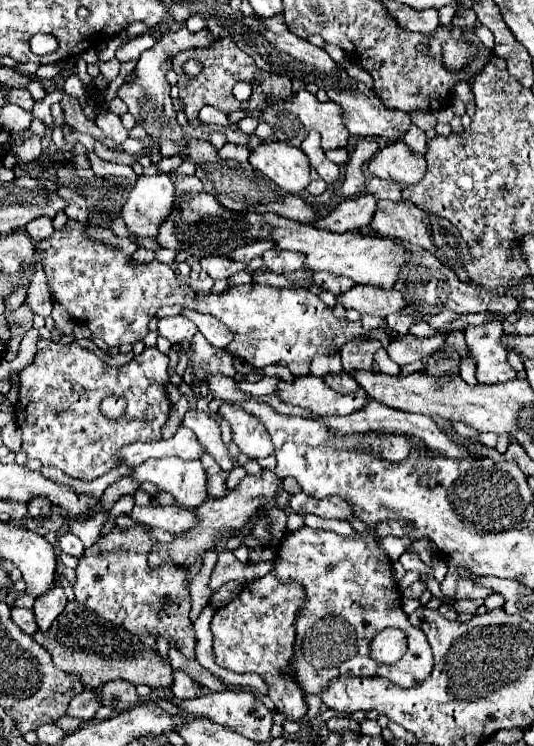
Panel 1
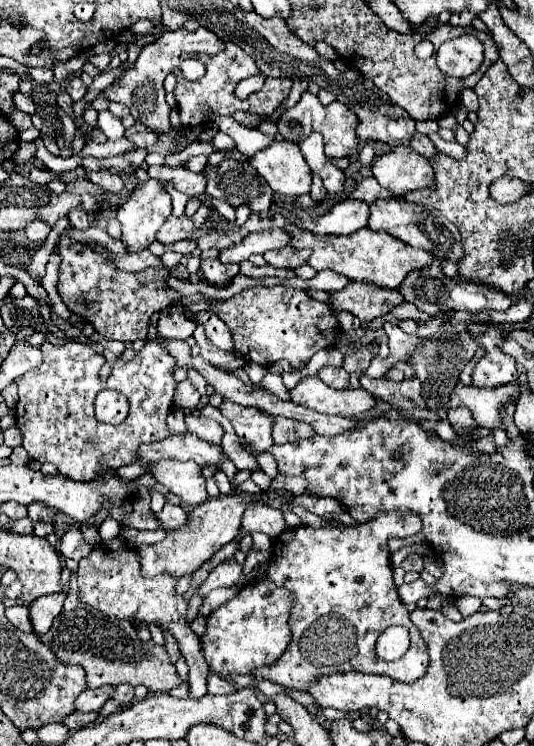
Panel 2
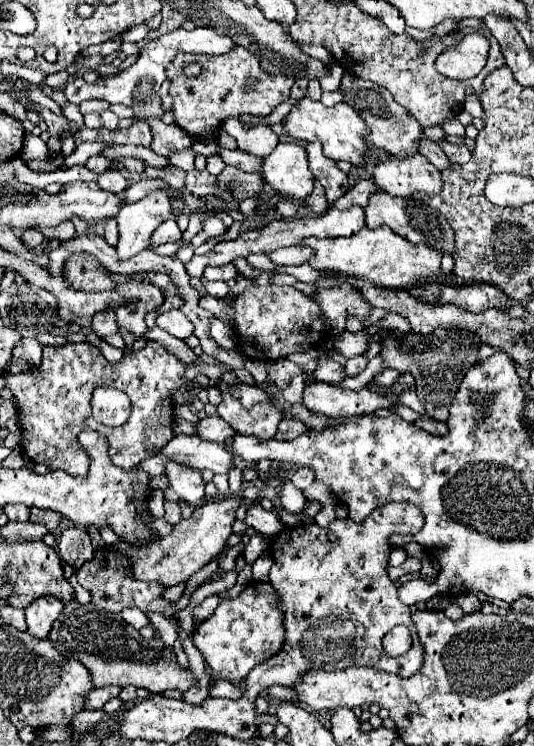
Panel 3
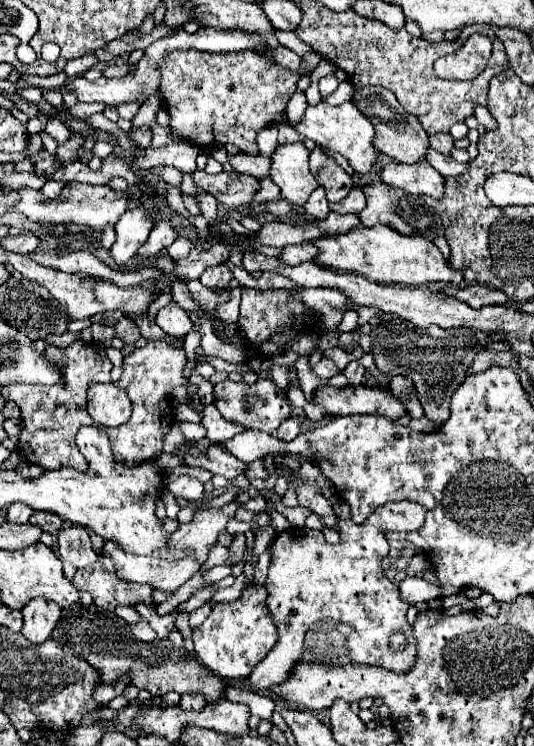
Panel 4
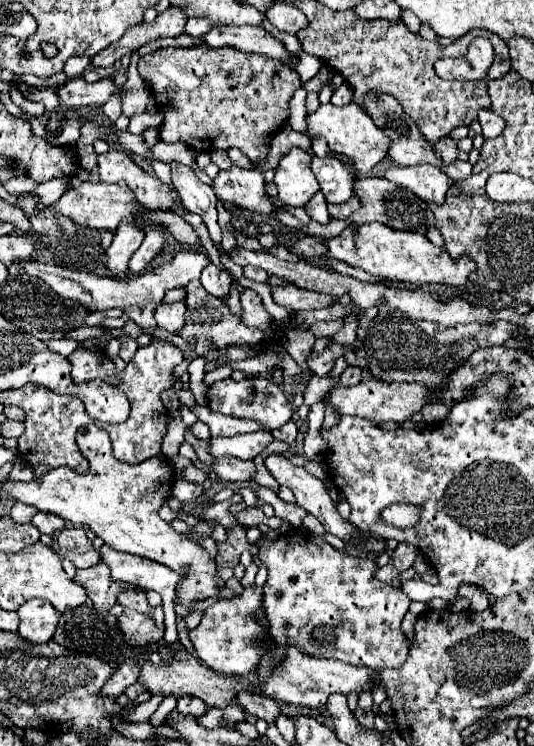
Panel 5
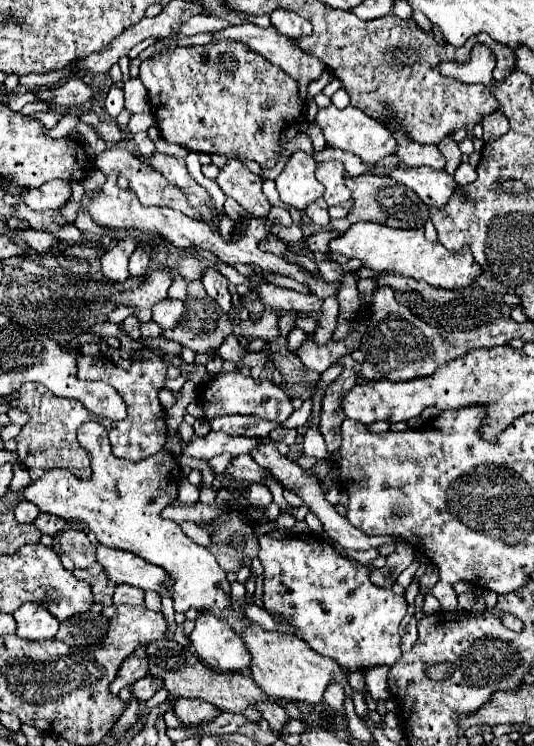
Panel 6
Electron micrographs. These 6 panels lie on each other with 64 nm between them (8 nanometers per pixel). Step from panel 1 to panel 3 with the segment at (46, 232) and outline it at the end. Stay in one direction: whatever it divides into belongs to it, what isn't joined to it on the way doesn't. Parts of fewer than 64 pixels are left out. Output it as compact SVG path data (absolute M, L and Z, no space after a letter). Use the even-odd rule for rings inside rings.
M30 228L30 230L24 230L24 232L22 232L22 240L24 240L26 244L40 246L42 240L44 240L44 234L42 234L38 228Z

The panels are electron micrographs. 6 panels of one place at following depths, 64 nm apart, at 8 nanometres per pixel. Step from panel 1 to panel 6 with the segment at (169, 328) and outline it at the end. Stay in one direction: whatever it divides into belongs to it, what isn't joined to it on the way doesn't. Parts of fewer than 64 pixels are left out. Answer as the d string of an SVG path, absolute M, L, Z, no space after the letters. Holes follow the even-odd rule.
M166 298L160 304L156 304L156 308L152 308L152 320L164 330L172 330L180 322L182 312L184 312L184 304L180 300Z

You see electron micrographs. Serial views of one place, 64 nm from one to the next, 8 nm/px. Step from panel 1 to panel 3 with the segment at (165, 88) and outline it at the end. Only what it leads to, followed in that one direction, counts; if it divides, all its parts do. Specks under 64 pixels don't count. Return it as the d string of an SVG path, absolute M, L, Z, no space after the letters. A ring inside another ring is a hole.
M178 28L174 32L168 32L164 36L160 36L156 42L146 44L140 50L138 60L124 72L108 76L106 80L98 80L94 84L86 84L84 78L74 78L68 80L68 84L64 86L64 94L68 98L68 102L72 104L80 104L82 100L92 100L92 98L100 98L106 100L110 104L124 104L130 106L134 110L134 116L150 120L162 120L164 108L162 108L162 96L160 96L160 86L166 80L166 66L174 60L174 56L178 52L200 52L200 54L224 54L234 46L234 42L224 36L224 34L216 34L216 30L212 28L196 28L192 32Z

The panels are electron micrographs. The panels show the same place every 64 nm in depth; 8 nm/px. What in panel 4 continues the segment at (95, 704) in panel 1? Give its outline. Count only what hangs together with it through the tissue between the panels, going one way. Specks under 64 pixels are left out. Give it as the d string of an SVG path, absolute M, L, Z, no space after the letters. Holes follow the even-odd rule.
M116 680L116 684L100 684L100 686L94 690L92 698L96 700L98 706L106 706L112 698L120 696L126 686L128 686L128 680Z

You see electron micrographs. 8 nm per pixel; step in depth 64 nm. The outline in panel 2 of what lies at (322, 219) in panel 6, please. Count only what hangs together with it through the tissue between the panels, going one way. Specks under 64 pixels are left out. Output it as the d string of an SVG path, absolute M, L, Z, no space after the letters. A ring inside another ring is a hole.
M312 174L312 190L310 190L310 196L314 200L318 200L318 202L326 198L326 188L324 188L324 184L322 184L322 180L320 180L318 174Z

